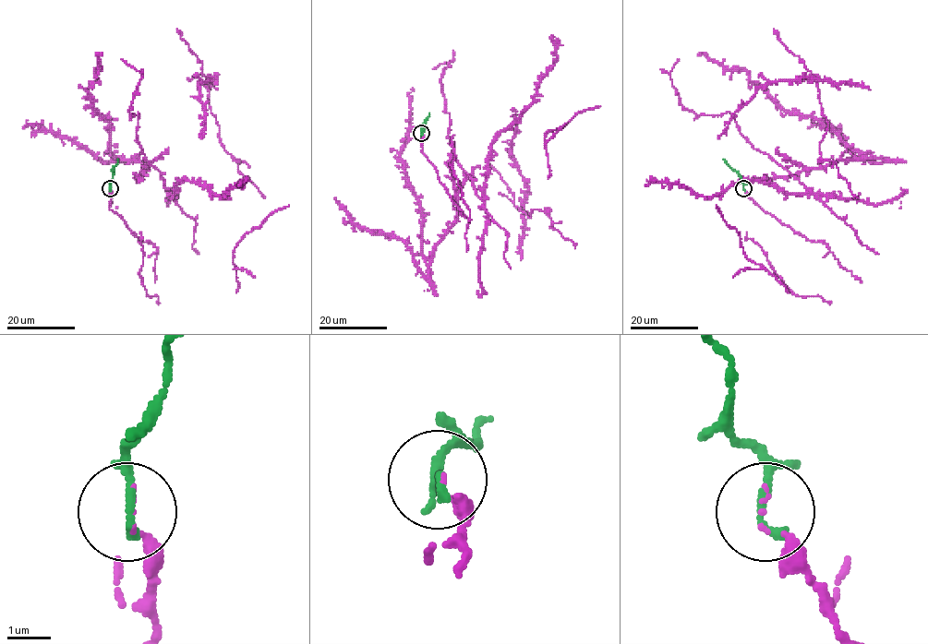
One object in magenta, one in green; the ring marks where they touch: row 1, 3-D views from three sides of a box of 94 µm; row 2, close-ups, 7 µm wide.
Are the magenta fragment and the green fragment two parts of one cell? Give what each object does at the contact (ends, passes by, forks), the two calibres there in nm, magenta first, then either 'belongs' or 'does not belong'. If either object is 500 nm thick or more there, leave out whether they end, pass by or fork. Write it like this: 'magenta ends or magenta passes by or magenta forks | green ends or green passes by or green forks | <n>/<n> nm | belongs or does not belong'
magenta ends | green passes by | 70/170 nm | belongs

